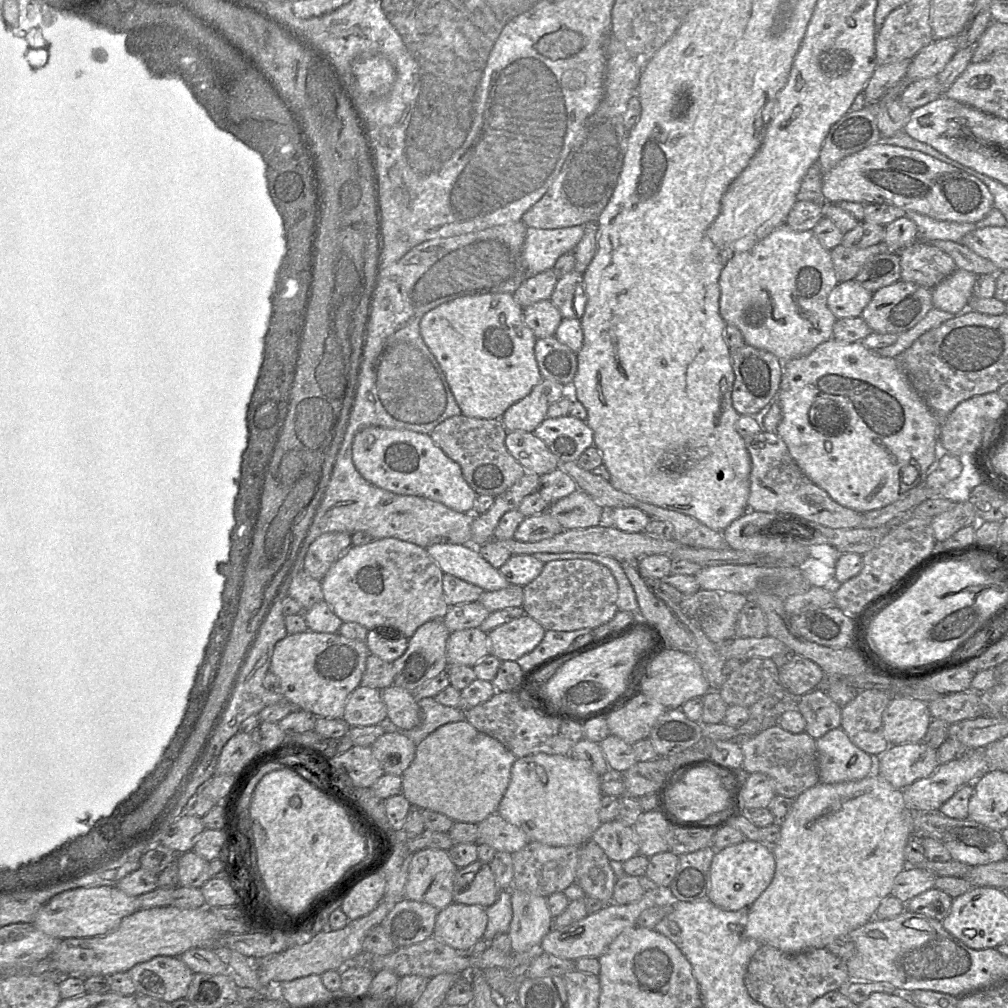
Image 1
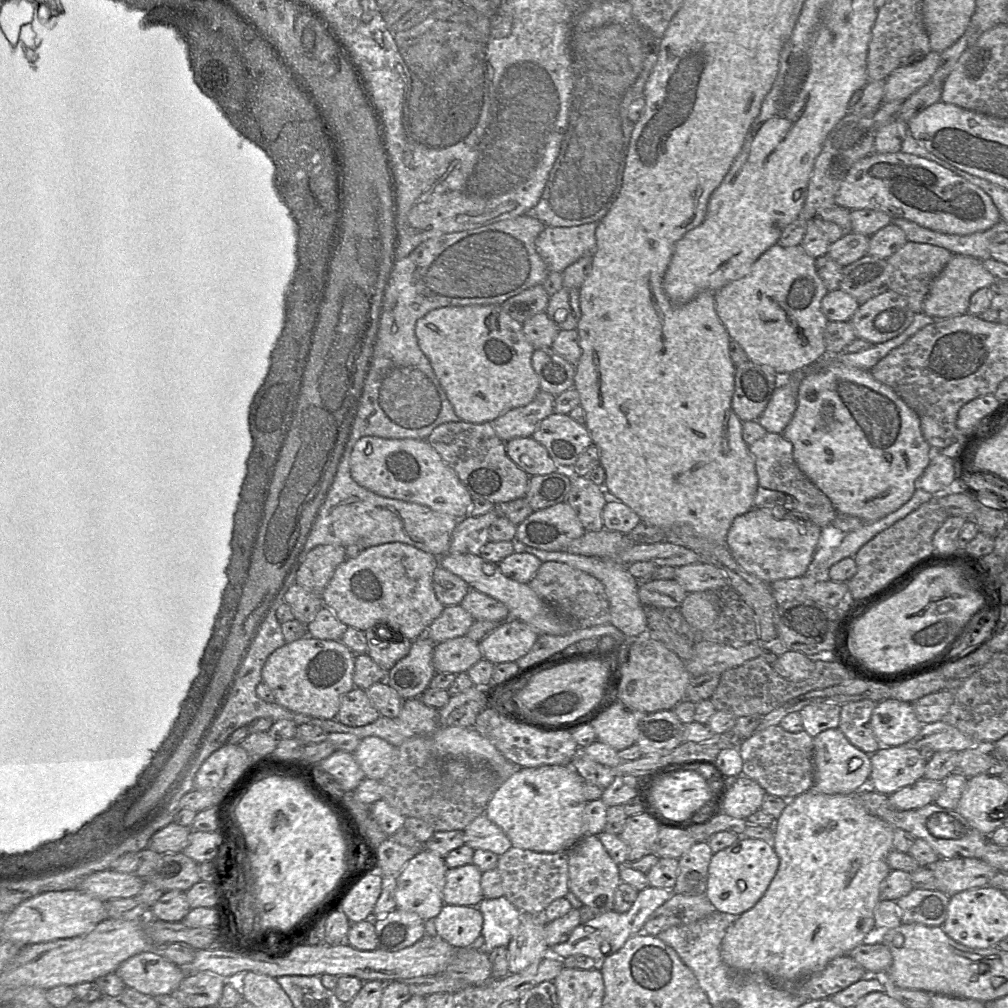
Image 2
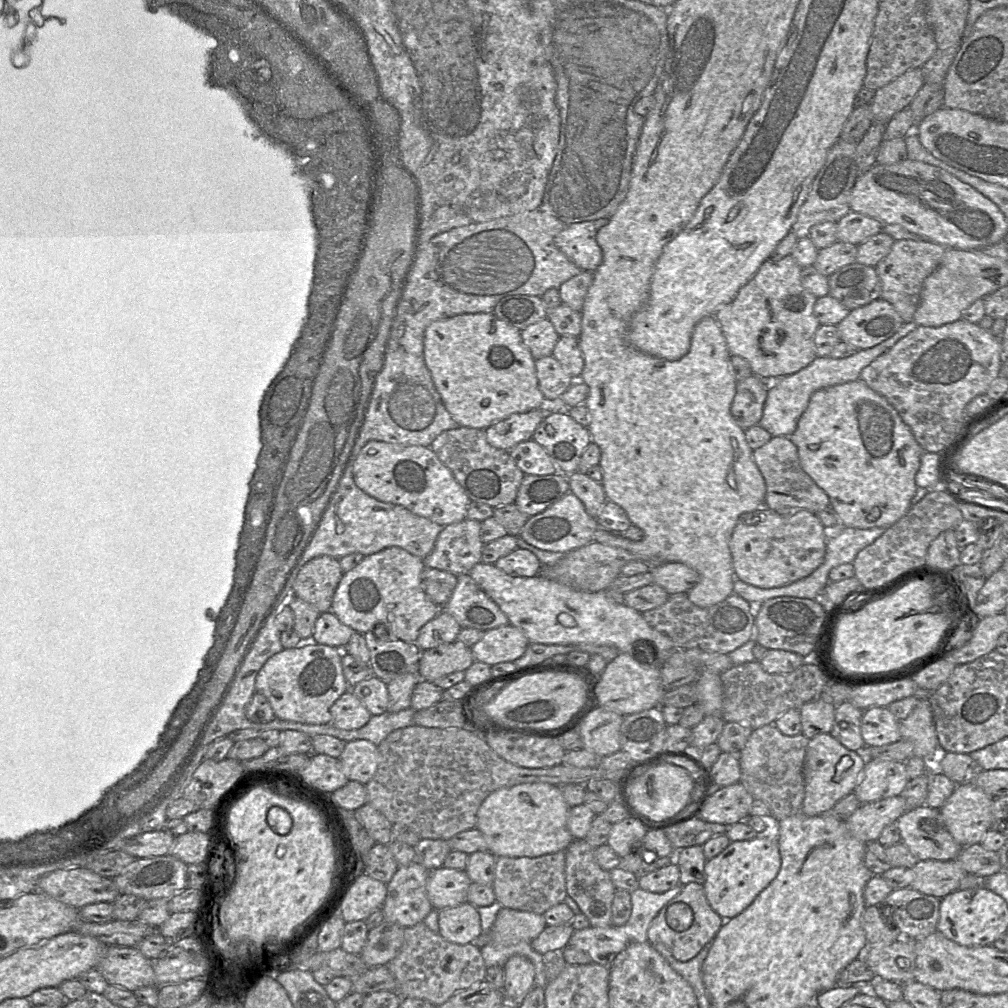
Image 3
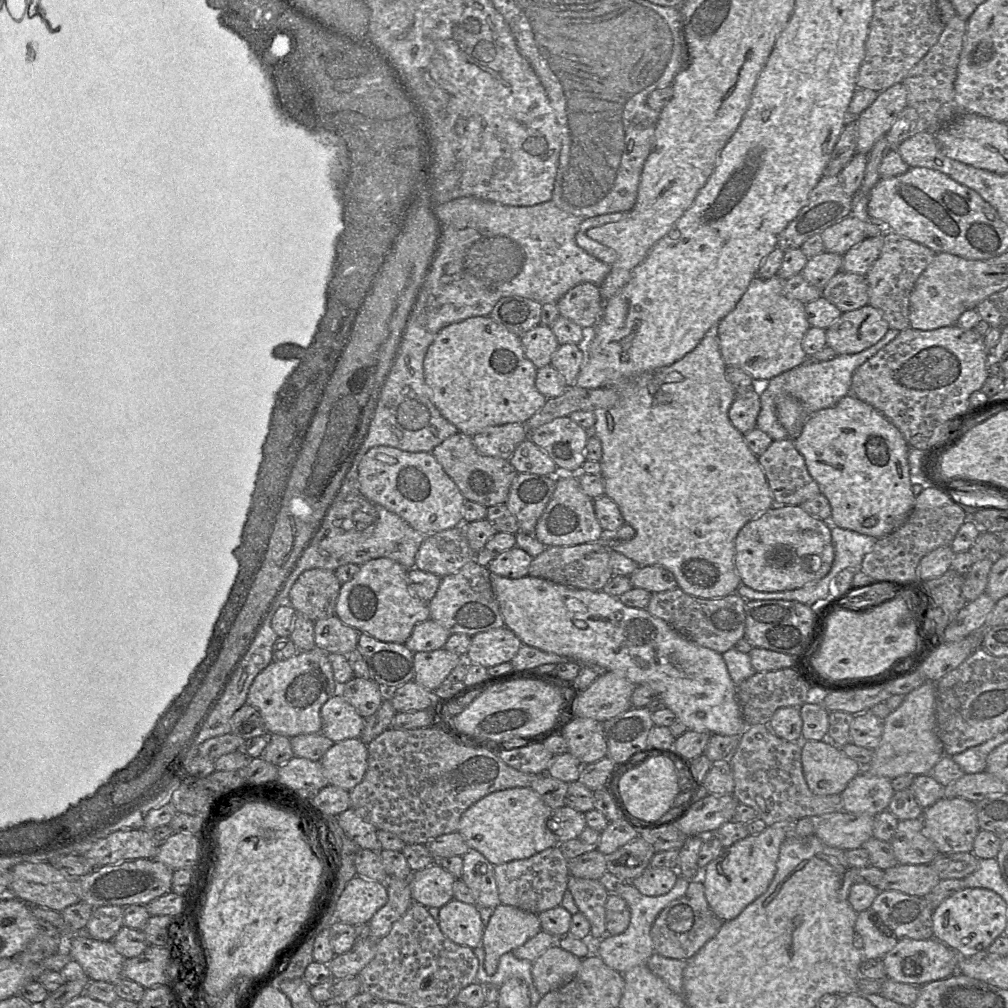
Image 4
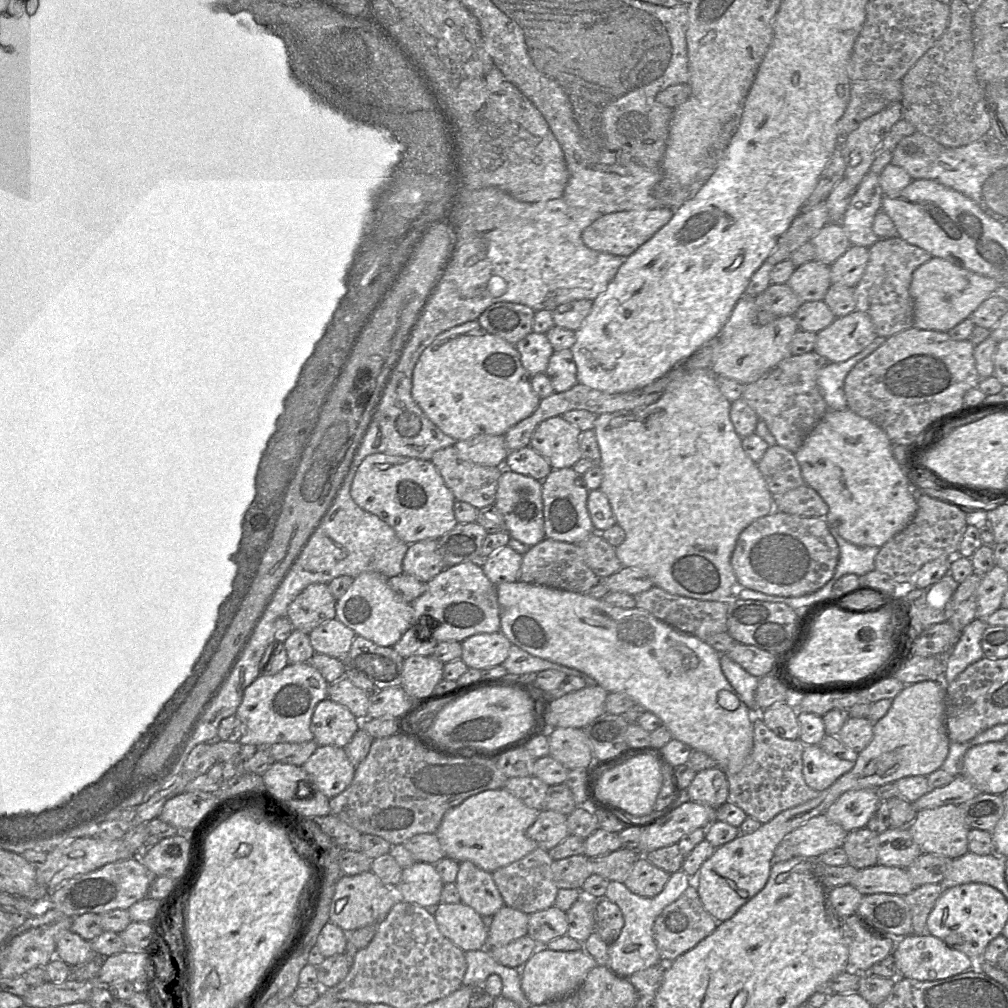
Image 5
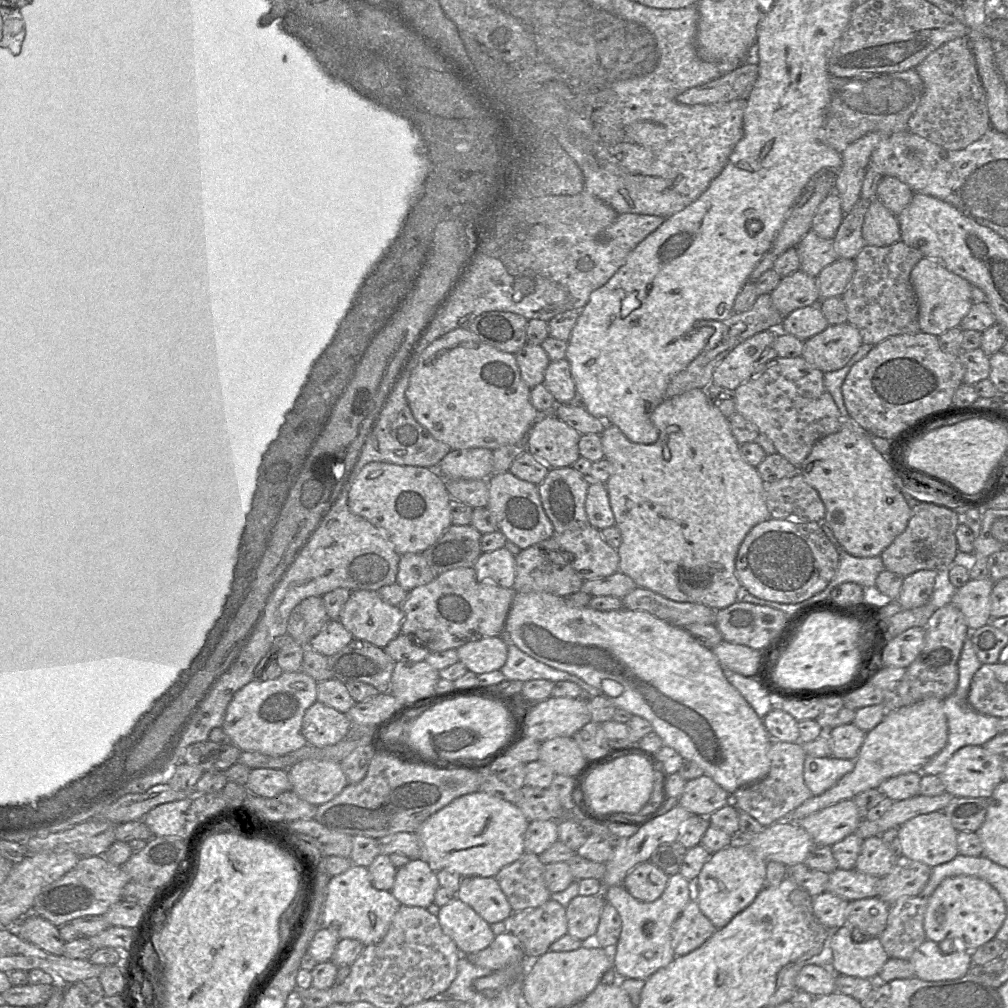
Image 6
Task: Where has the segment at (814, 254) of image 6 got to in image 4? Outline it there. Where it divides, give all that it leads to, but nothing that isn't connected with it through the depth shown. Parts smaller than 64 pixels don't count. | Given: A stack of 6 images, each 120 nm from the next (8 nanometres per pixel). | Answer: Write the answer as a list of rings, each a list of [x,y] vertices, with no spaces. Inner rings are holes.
[[[849,215],[826,228],[820,235],[824,251],[843,256],[866,238],[866,231],[862,221]]]

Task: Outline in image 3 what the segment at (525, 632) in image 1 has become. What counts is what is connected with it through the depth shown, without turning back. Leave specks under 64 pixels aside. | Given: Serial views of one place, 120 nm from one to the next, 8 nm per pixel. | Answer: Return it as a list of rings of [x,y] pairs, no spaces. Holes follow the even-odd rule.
[[[512,624],[485,631],[481,640],[471,647],[475,661],[490,666],[513,662],[521,657],[530,644],[527,636]]]

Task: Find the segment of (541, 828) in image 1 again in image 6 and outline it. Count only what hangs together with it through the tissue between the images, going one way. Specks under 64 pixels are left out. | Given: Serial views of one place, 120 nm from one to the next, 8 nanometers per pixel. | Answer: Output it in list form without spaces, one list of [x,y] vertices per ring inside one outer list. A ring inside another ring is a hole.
[[[477,791],[460,796],[431,815],[417,833],[420,842],[421,859],[436,872],[446,870],[461,877],[495,877],[507,865],[518,860],[524,853],[524,835],[530,821],[521,809],[504,799]]]

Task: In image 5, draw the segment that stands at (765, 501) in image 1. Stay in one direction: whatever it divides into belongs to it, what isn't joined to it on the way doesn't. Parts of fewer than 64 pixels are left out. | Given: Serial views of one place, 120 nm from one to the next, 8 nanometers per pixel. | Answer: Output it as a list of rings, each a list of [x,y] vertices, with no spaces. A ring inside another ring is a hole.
[[[769,446],[757,465],[774,497],[805,484],[795,454],[782,446]]]

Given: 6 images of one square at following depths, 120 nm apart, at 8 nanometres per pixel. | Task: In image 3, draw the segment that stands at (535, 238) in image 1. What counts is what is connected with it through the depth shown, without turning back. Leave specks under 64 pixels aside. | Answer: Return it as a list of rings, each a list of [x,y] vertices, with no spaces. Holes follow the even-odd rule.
[[[600,218],[568,225],[555,236],[554,243],[582,271],[594,272],[603,259],[596,235],[608,222],[608,218]]]

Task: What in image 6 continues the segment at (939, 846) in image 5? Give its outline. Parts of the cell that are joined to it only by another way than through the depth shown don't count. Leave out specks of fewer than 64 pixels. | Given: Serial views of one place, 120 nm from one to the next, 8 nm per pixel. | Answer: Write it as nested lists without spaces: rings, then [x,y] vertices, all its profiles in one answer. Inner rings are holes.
[[[943,811],[918,815],[899,827],[899,856],[933,868],[959,854],[957,835]]]

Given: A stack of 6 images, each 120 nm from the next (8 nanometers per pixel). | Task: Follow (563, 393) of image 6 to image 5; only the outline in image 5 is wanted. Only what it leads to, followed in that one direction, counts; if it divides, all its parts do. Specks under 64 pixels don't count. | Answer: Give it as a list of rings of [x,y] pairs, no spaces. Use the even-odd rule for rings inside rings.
[[[571,349],[554,351],[545,373],[555,393],[567,391],[576,385],[578,383],[577,368]]]

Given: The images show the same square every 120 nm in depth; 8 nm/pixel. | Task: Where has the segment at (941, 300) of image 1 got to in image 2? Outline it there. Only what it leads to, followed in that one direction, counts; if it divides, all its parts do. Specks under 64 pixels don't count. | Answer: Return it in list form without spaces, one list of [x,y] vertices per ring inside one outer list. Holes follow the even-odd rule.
[[[952,254],[952,258],[932,281],[924,298],[922,312],[935,320],[963,315],[967,313],[970,298],[977,290],[990,287],[997,278],[993,276],[979,260],[972,256]]]

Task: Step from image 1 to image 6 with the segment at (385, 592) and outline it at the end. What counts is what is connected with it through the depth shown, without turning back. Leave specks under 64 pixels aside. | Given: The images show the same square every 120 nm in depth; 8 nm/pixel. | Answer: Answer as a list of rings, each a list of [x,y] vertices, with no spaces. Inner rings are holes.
[[[351,591],[338,620],[353,638],[385,648],[401,633],[404,612],[401,606],[384,601],[376,591]]]

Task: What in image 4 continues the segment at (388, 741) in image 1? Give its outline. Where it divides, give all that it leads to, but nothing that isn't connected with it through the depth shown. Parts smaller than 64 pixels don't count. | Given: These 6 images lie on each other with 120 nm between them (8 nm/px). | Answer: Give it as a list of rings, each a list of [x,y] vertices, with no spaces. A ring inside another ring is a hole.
[[[354,738],[334,743],[319,762],[329,785],[350,791],[363,780],[367,760],[367,744]]]

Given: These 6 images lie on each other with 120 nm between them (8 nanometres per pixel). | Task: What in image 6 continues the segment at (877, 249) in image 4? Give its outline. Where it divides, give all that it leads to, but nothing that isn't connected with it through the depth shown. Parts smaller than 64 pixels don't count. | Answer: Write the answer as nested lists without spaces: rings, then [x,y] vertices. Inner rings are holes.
[[[837,259],[825,267],[816,277],[820,300],[841,296],[849,285],[855,271],[853,259]]]

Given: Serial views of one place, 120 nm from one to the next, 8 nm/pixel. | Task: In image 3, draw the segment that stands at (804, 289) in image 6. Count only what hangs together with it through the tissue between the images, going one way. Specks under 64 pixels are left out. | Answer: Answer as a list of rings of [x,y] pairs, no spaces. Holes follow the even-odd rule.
[[[837,241],[829,247],[818,250],[813,266],[820,274],[829,277],[842,267],[855,263],[856,256],[857,245]]]

